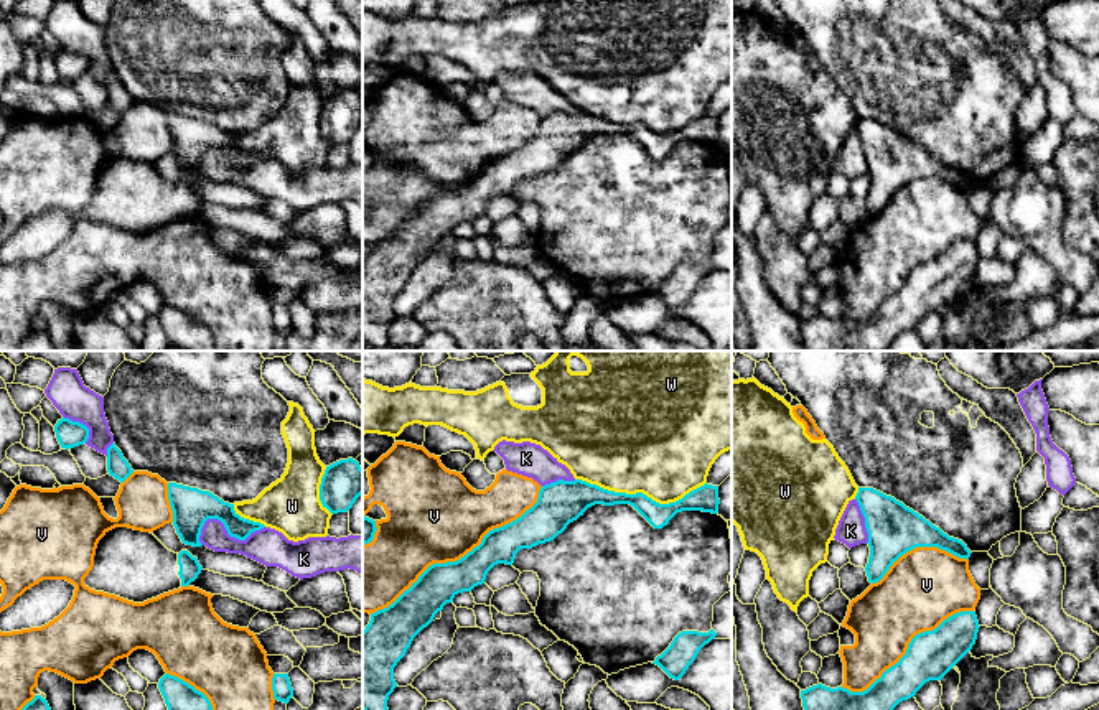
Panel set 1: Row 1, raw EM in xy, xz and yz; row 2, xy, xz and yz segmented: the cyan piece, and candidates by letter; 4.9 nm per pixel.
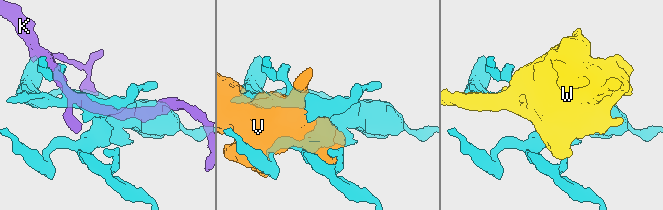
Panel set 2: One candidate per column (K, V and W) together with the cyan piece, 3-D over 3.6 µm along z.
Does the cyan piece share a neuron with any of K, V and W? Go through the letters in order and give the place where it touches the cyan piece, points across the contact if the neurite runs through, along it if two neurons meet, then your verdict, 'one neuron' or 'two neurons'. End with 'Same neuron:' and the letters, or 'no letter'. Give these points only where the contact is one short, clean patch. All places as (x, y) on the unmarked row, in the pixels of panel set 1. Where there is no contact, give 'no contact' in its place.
K: xy (226, 158) | two neurons
V: xz (462, 188) | two neurons
W: xz (641, 124) | two neurons
Same neuron: no letter

